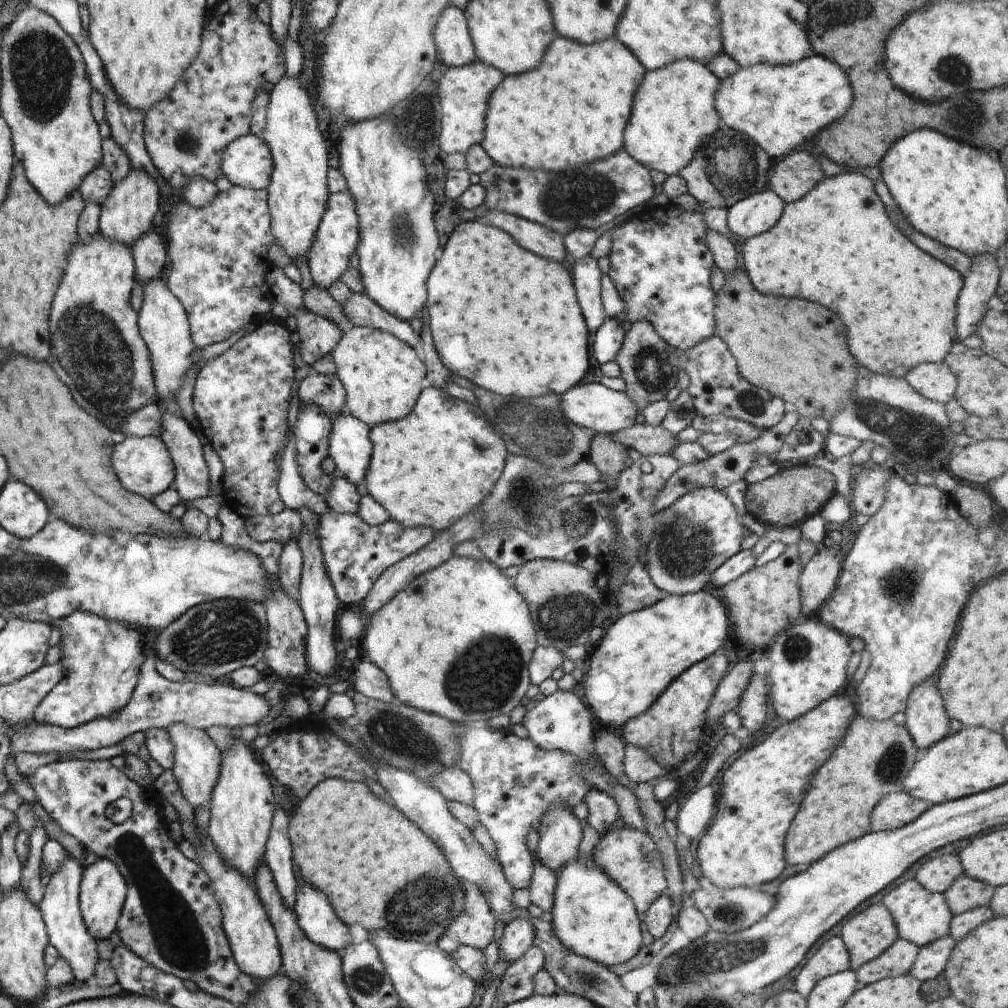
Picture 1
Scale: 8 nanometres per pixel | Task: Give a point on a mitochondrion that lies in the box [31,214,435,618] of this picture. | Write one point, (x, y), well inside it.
(93, 354)

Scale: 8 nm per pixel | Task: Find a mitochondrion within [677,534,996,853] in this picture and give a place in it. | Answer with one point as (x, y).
(899, 586)

